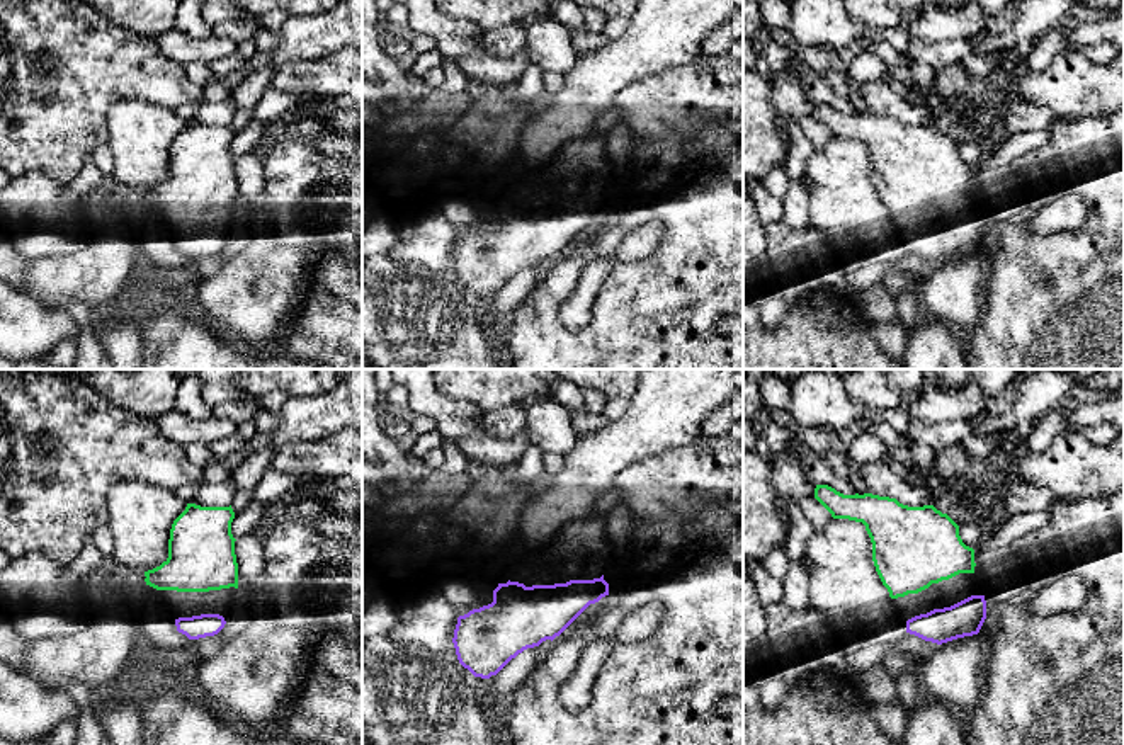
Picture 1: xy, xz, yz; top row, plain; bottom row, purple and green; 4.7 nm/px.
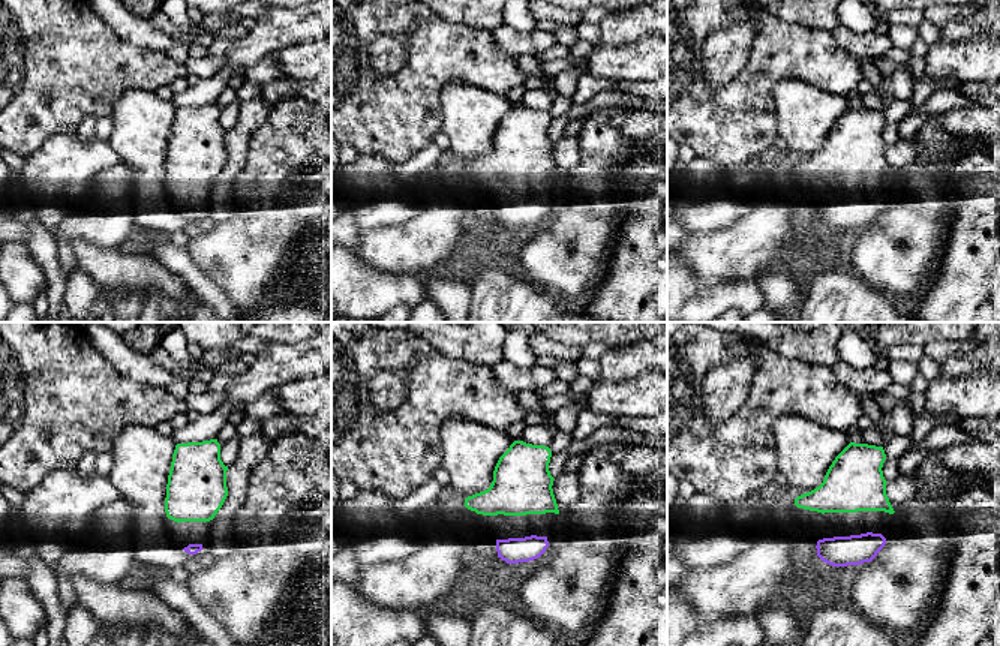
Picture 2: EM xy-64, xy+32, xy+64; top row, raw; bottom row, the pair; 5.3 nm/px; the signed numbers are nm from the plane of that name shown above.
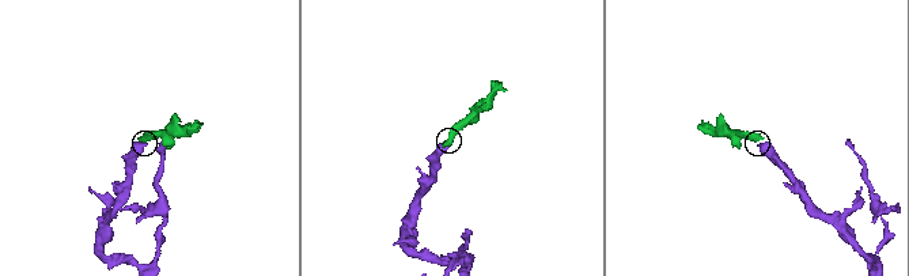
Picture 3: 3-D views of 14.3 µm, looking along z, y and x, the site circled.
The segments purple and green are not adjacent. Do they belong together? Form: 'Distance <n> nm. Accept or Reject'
Distance 110 nm. Accept

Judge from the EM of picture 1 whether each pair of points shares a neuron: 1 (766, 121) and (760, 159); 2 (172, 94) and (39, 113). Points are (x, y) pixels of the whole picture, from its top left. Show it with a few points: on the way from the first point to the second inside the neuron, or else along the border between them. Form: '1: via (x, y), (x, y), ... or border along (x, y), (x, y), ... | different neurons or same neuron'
1: via (760, 130), (760, 150) | same neuron
2: via (140, 85), (85, 85), (72, 99) | same neuron

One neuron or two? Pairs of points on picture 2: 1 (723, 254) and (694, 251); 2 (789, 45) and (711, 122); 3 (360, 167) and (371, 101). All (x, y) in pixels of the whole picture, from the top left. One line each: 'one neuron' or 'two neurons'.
1: one neuron
2: one neuron
3: two neurons

